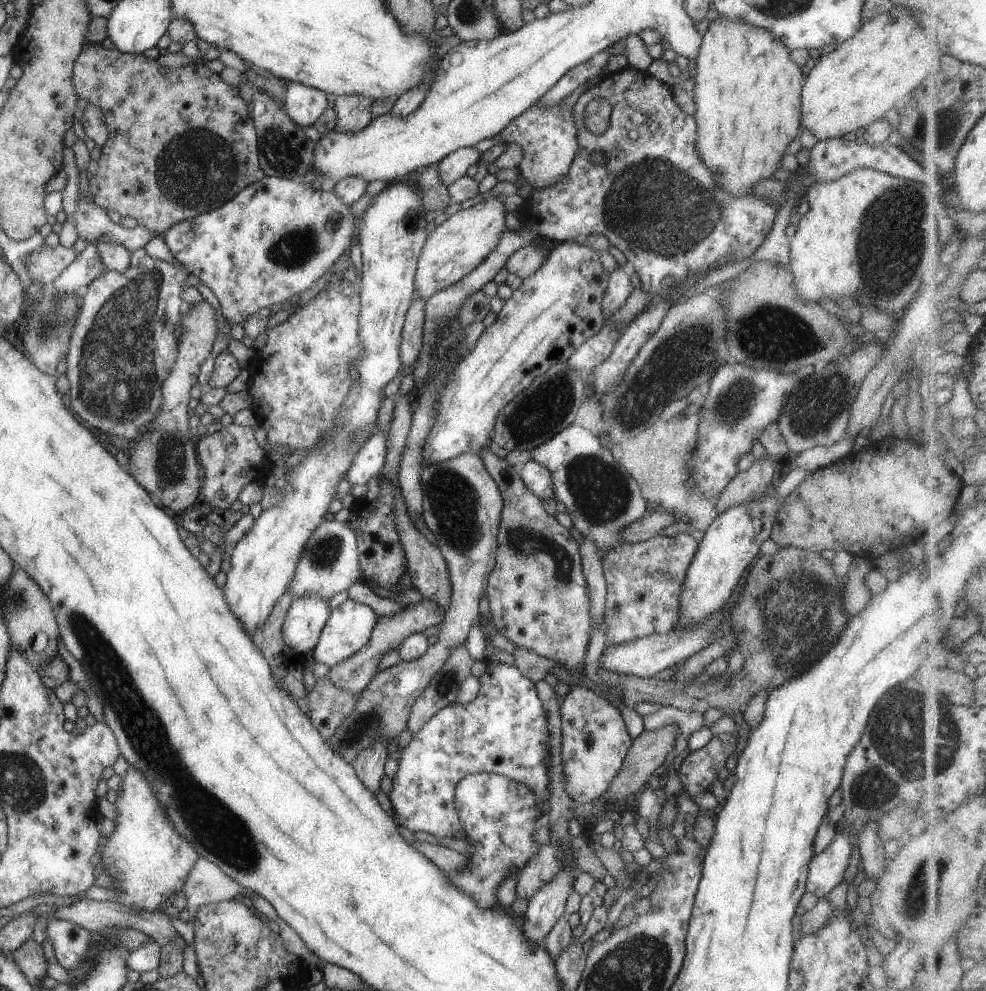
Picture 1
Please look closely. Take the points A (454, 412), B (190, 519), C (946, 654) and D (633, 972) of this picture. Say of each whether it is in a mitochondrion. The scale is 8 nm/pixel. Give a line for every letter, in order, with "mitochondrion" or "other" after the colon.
A: other
B: other
C: other
D: mitochondrion

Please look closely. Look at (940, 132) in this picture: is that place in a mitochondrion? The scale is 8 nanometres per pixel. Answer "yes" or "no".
yes

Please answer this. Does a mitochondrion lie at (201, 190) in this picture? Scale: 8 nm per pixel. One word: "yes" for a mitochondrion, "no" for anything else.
yes

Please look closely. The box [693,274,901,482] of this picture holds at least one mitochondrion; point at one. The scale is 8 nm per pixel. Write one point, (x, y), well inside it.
(773, 334)

